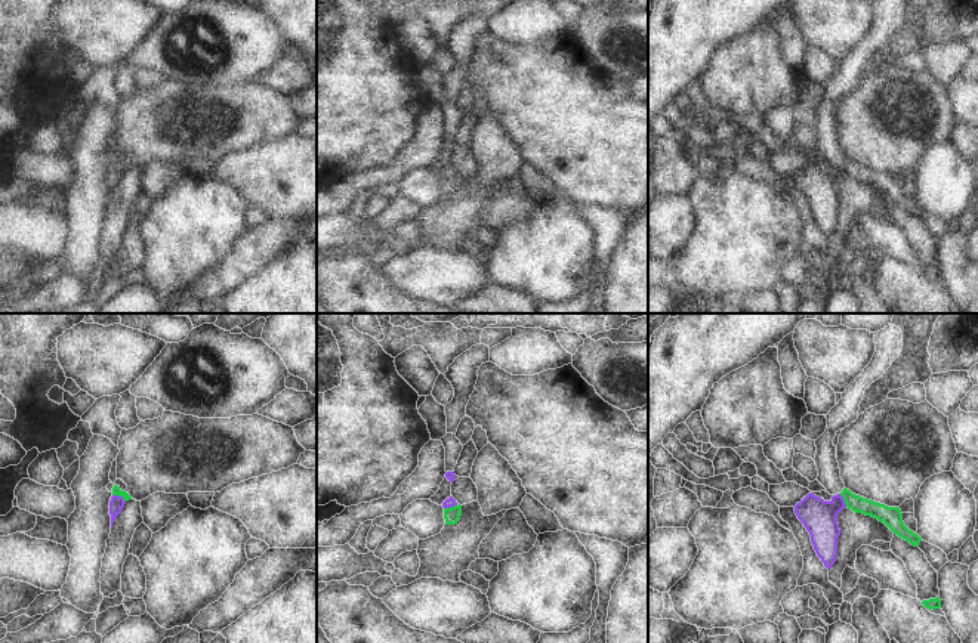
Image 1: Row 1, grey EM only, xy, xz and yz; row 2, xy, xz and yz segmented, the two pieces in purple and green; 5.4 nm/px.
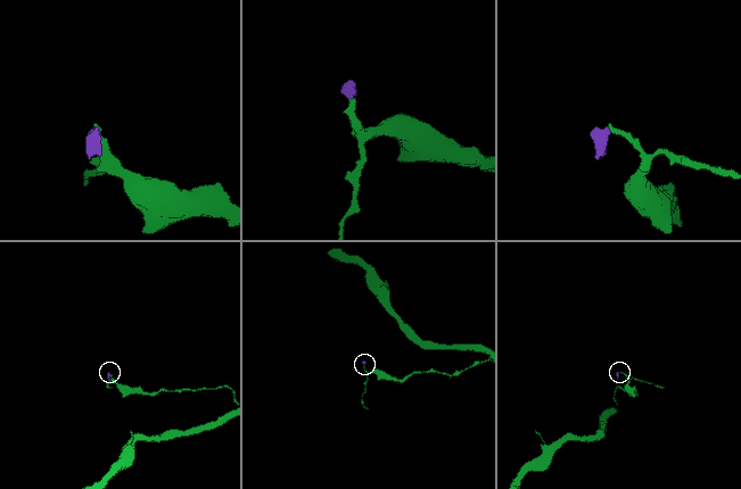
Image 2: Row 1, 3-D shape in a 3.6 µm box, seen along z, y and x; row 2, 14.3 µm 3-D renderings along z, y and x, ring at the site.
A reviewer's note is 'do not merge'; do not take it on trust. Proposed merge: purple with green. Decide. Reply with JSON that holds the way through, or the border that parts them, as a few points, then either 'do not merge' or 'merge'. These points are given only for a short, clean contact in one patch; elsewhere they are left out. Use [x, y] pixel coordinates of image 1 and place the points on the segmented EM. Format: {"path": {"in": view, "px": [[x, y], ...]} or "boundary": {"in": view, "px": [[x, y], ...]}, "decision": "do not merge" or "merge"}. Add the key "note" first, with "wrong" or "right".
{"note": "right", "boundary": {"in": "xy", "px": [[113, 494], [120, 495], [125, 501]]}, "decision": "do not merge"}

